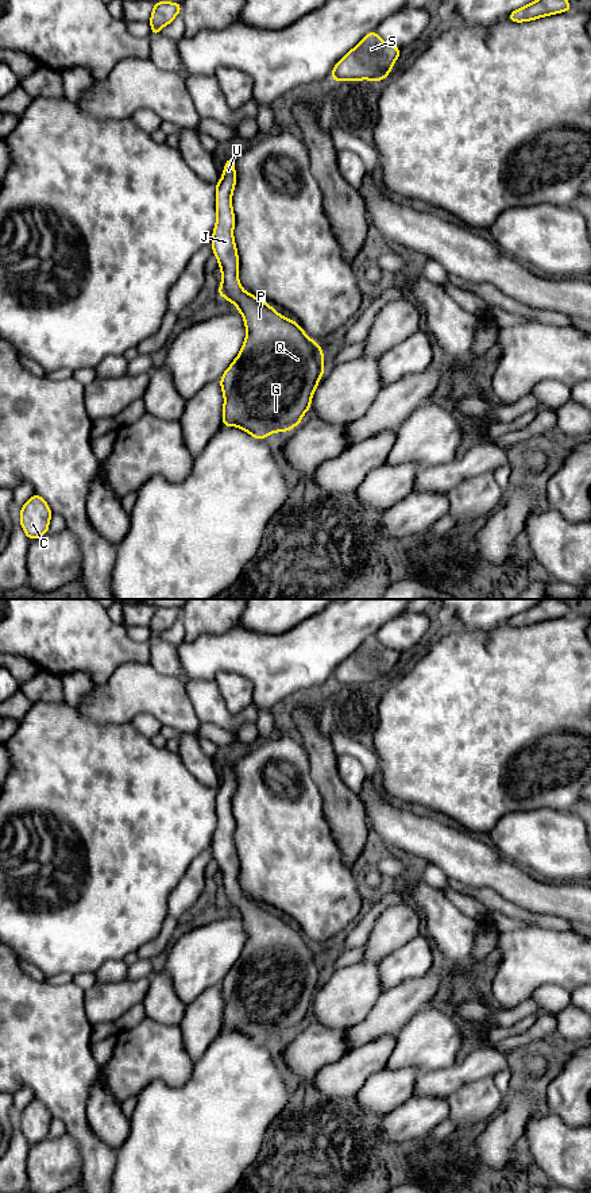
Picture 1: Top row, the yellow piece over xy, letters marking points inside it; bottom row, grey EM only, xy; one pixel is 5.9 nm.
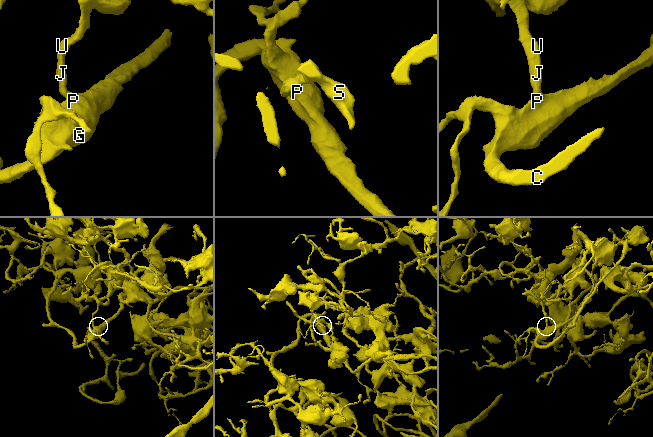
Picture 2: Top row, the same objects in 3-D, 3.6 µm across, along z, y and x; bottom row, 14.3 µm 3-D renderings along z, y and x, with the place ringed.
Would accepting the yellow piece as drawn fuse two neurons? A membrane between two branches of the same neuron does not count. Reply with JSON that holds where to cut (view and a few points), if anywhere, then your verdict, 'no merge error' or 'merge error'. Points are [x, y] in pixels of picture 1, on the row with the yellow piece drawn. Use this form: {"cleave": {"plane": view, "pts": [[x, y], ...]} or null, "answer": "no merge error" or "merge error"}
{"cleave": null, "answer": "no merge error"}

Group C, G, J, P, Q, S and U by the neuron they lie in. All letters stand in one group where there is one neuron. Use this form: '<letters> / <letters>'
C G J P Q S U

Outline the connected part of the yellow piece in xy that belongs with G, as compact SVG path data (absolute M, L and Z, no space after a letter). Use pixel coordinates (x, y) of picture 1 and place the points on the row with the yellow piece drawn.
M228 158L221 179L216 184L216 225L212 250L221 269L219 294L236 305L247 335L243 347L220 379L224 394L223 425L239 426L254 439L266 439L275 432L297 426L310 409L312 397L324 374L322 348L298 325L260 298L247 293L239 281L239 256L233 239L235 215L232 193L236 185L235 158Z

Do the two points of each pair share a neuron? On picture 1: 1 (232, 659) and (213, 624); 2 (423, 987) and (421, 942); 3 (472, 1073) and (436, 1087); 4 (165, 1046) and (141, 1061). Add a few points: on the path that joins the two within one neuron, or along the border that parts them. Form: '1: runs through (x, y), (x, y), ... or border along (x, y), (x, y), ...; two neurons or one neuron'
1: border along (236, 625), (224, 632), (201, 634), (188, 641); two neurons
2: border along (429, 969), (393, 987); two neurons
3: runs through (463, 1073), (445, 1081); one neuron
4: runs through (159, 1049), (146, 1056); one neuron

